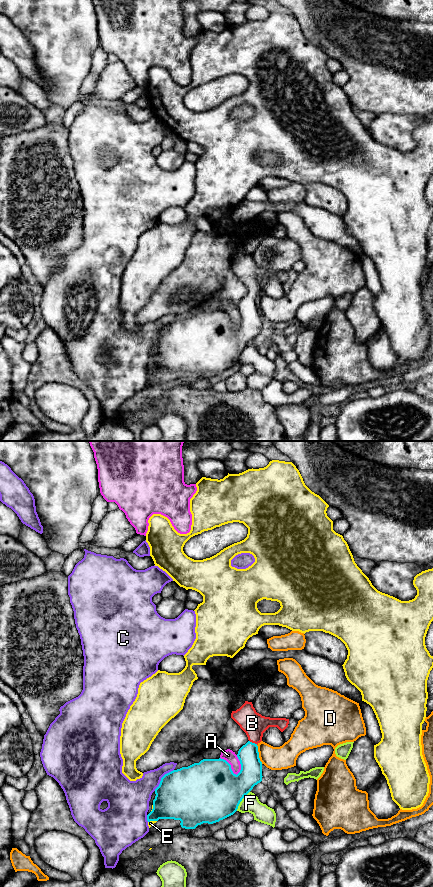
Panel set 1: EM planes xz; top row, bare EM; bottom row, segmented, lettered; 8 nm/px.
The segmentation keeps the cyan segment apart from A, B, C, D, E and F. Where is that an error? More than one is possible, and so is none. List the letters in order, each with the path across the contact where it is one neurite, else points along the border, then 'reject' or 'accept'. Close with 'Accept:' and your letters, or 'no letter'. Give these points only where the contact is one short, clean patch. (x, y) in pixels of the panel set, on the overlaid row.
A: reject
B: way xz (250, 774), (250, 748), (253, 743), (252, 723); accept
C: reject
D: reject
E: reject
F: reject
Accept: B

